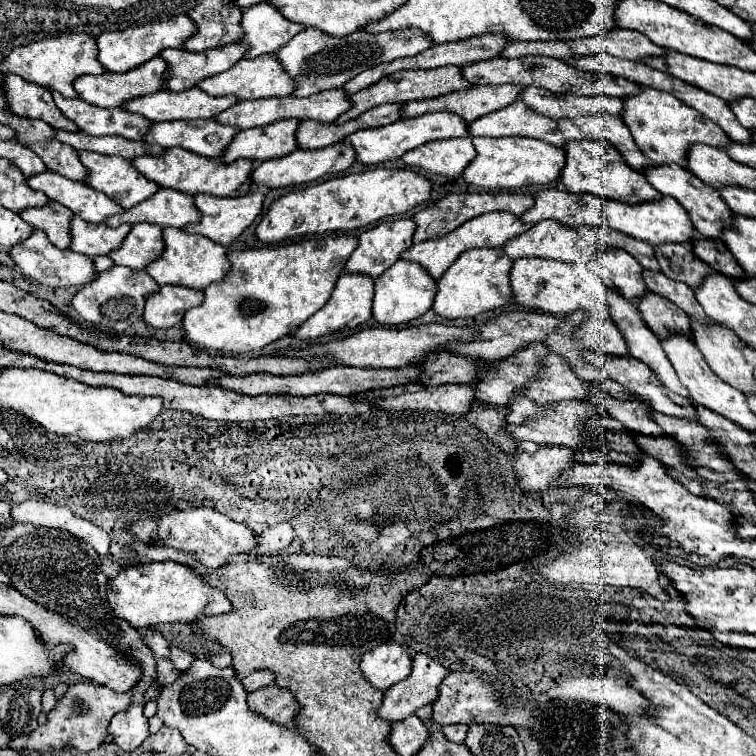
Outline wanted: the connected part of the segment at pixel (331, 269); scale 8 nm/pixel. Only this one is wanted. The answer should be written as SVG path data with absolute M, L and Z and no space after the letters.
M344 234L276 248L230 252L228 274L202 290L204 300L200 306L184 312L182 326L186 338L206 350L242 354L260 350L266 344L292 334L328 302L330 292L356 246L358 238Z

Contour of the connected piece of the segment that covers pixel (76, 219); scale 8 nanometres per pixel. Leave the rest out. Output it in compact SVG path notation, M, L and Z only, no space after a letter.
M72 216L70 234L72 234L72 252L80 252L86 256L102 256L122 244L122 238L130 232L128 224L118 228L110 228L106 224L90 224L80 216Z

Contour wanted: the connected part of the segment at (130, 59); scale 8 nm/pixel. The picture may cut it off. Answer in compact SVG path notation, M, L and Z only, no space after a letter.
M174 16L168 20L154 20L150 24L142 26L132 26L126 30L116 30L116 32L102 32L96 38L98 46L98 62L108 70L108 72L126 72L132 70L134 66L140 66L142 62L158 56L164 48L180 48L182 42L192 36L196 30L194 22L186 16Z

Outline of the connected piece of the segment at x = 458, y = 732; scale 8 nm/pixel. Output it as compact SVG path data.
M466 724L444 726L442 732L444 732L444 736L446 736L450 742L464 742L464 738L466 738L466 734L468 734L468 726L466 726Z

